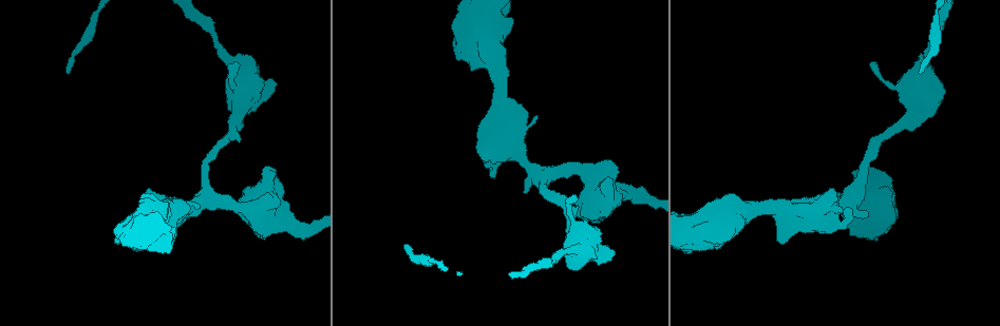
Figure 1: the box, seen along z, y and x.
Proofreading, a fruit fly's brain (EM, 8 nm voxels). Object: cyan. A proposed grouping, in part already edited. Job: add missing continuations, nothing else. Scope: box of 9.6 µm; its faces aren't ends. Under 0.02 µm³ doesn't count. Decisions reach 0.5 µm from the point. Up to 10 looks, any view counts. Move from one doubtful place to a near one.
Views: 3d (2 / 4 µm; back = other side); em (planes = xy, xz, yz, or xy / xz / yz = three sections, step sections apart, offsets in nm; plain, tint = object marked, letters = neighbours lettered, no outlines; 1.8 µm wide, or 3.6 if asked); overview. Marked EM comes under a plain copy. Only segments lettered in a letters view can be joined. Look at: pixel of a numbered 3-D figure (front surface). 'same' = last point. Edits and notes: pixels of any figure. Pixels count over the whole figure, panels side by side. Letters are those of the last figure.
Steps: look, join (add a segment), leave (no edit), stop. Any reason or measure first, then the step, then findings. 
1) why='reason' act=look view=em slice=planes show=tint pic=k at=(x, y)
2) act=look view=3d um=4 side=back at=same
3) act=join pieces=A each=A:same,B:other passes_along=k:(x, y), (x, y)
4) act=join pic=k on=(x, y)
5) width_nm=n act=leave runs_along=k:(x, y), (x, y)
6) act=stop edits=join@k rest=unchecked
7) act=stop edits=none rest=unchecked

why='thin end' act=look view=em slice=xz step=8 show=letters pic=1 at=(239, 64)

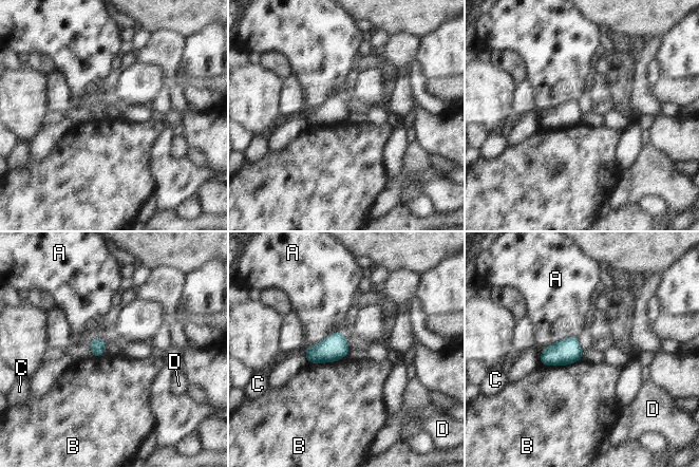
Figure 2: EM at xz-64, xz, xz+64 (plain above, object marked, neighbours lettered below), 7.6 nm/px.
why='another direction' act=look view=em slice=planes show=letters at=same

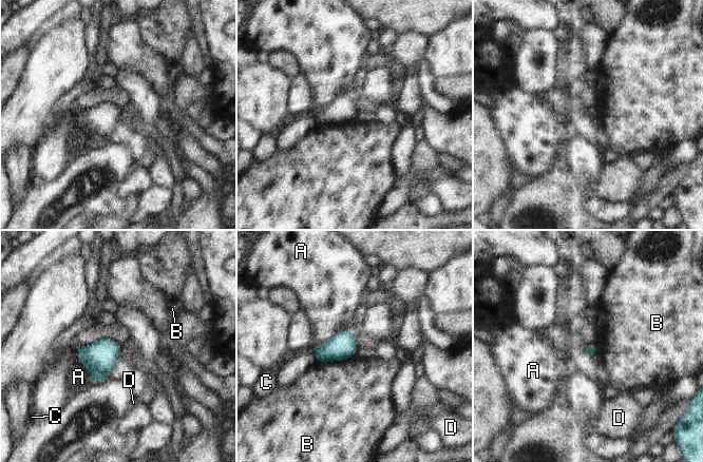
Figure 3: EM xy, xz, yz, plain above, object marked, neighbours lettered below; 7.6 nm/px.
act=leave each=A:other,B:other,C:other,D:other found='none of them fits'

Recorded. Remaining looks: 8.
why='free end' act=look view=3d um=2 pic=1 at=(406, 245)

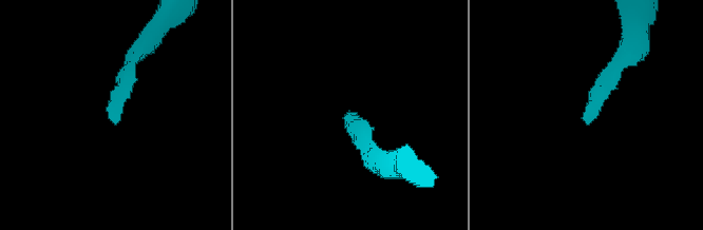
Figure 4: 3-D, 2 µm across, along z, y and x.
act=look view=em slice=planes show=letters pic=4 at=(111, 118)

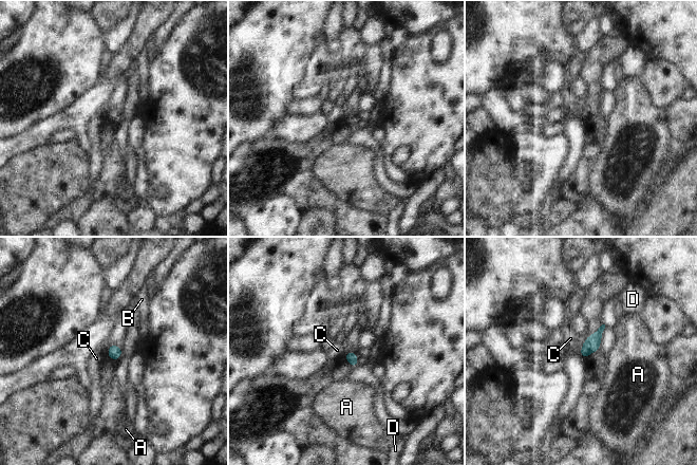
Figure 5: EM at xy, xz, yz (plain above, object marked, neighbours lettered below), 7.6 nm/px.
longest_contact=C:110nm act=leave each=A:other,B:other,C:other,D:other found='none of them fits'

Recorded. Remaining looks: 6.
why='an open end' act=look view=3d um=2 pic=1 at=(197, 207)

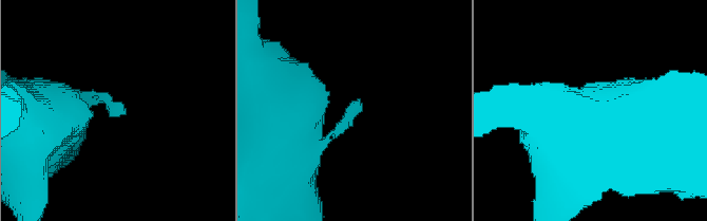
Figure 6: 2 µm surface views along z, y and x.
act=look view=em slice=planes show=letters pic=6 at=(360, 100)

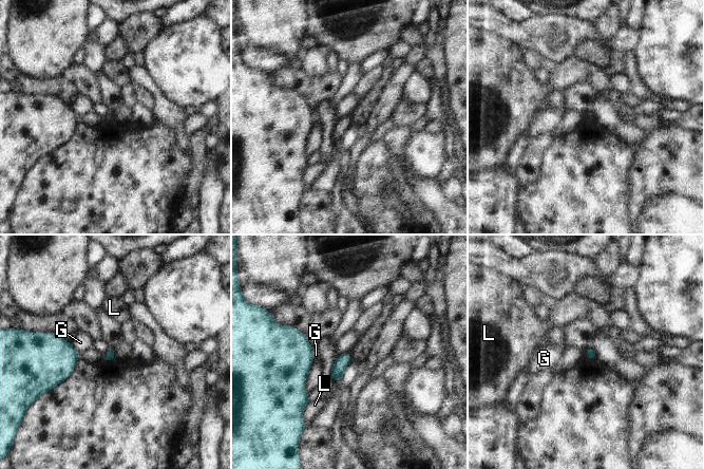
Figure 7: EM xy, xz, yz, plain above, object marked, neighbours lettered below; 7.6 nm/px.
act=leave each=G:other,L:other found='none of them fits'

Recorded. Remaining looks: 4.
why='branch stops here' act=look view=3d um=2 pic=1 at=(494, 174)

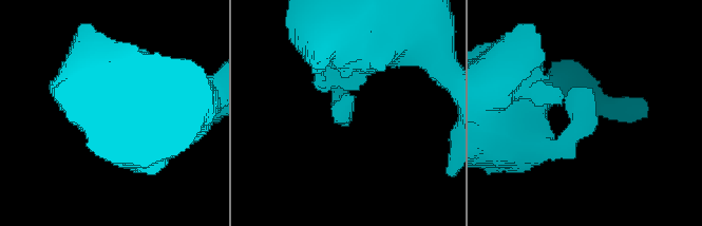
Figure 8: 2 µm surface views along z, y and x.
why='shape alone is not enough' act=look view=em slice=yz step=8 show=tint pic=8 at=(351, 117)

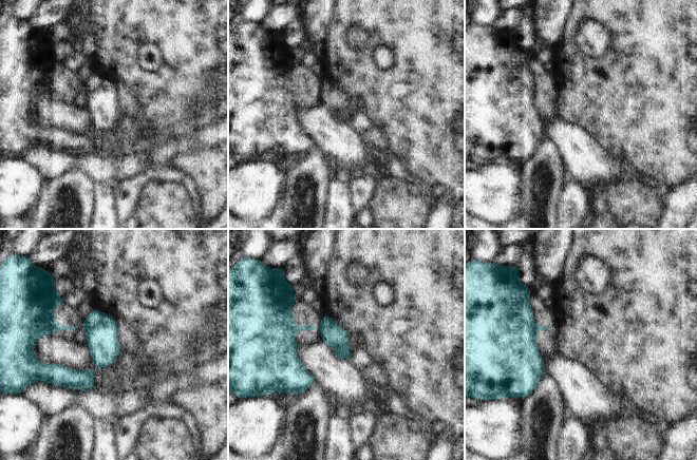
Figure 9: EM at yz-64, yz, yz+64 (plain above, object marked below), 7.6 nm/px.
act=look view=em slice=planes show=letters at=same

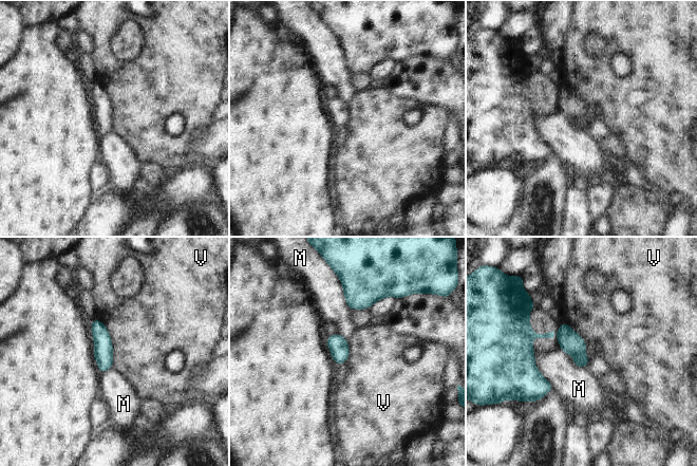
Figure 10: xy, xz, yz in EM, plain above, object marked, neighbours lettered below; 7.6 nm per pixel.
act=leave each=M:other,V:other found='none of them fits'

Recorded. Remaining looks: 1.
act=stop edits=none rest=unchecked

